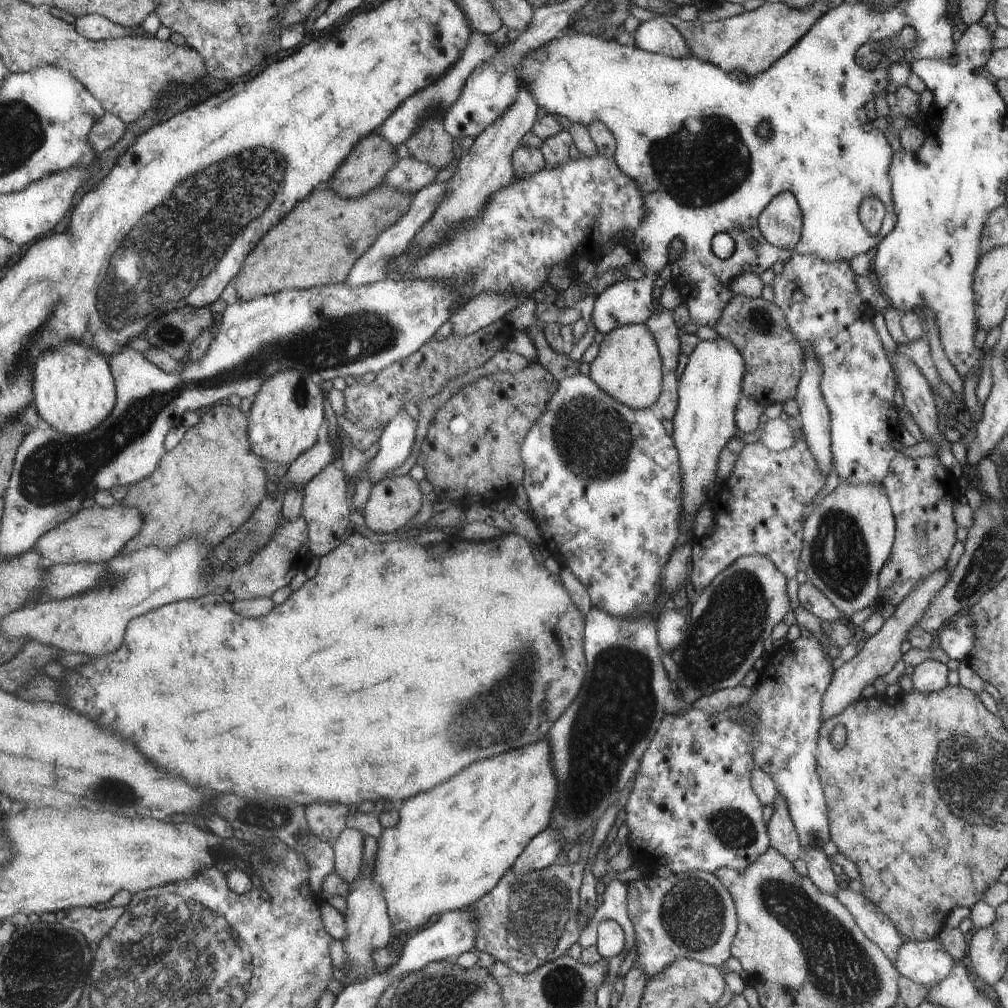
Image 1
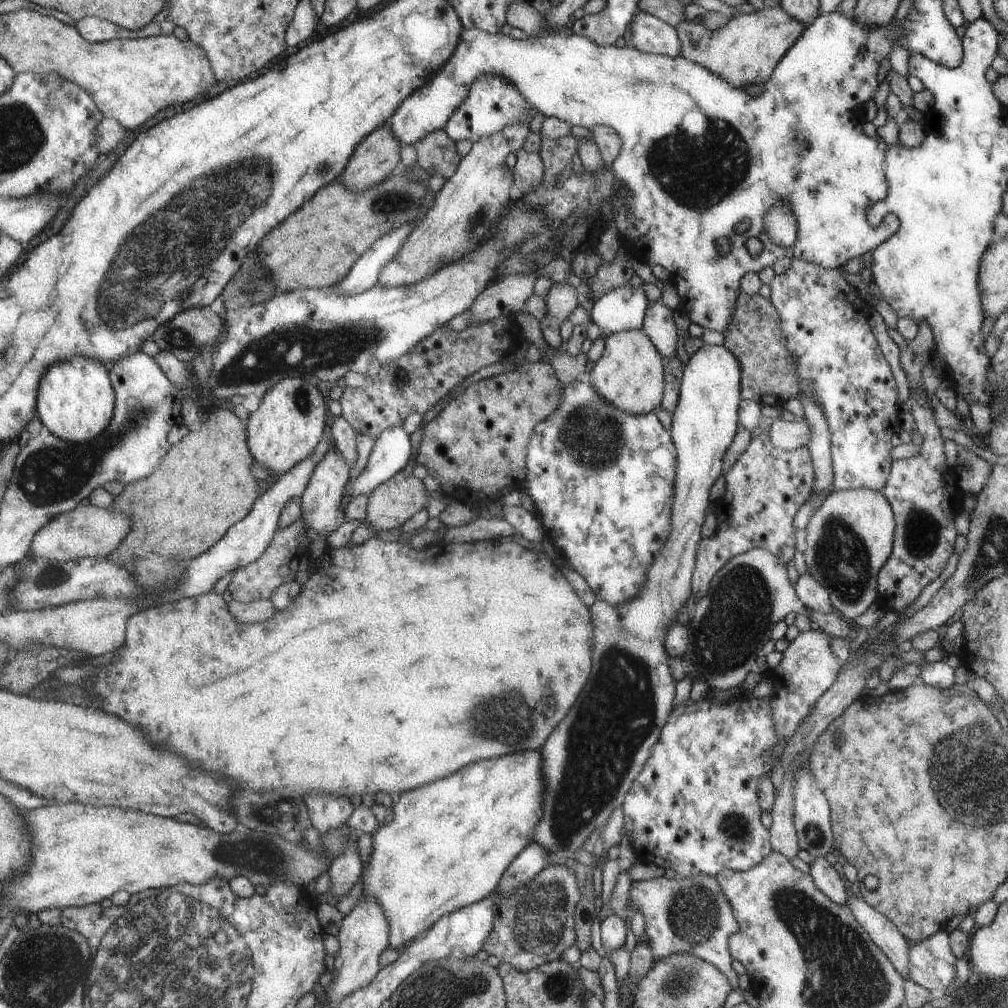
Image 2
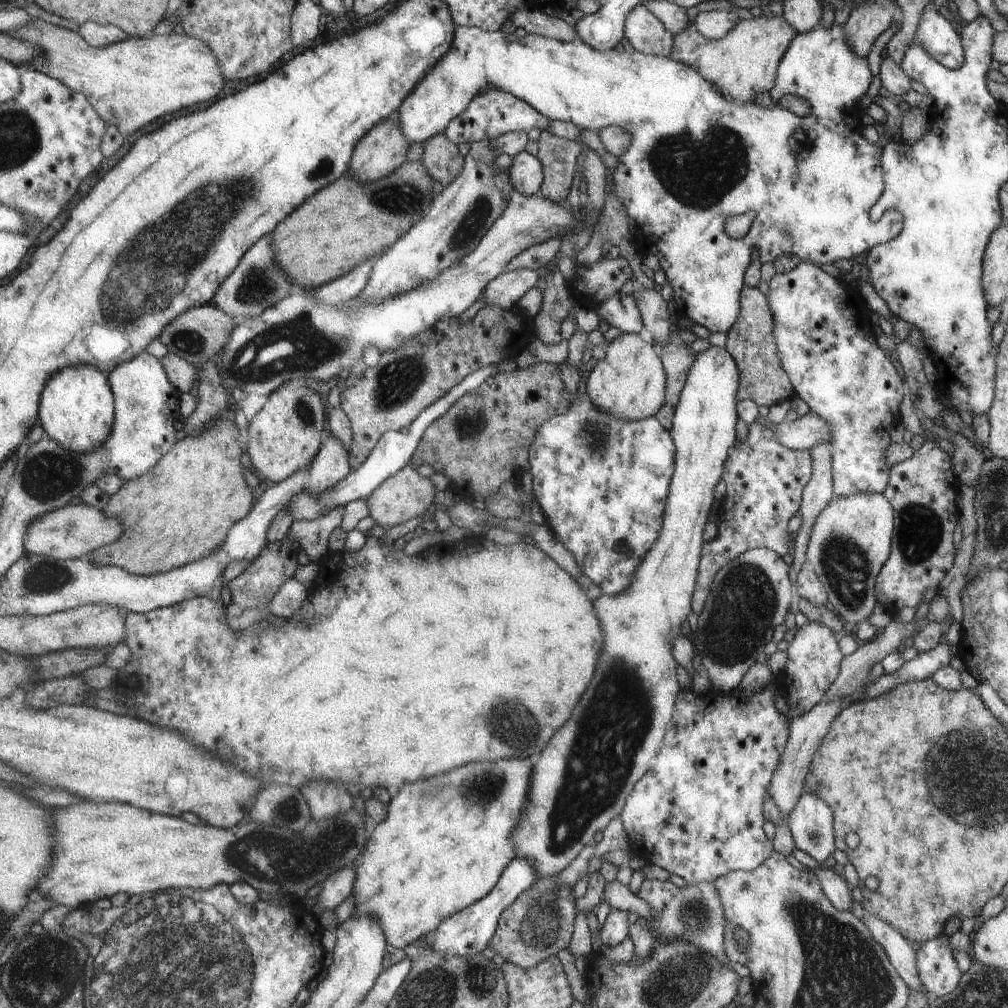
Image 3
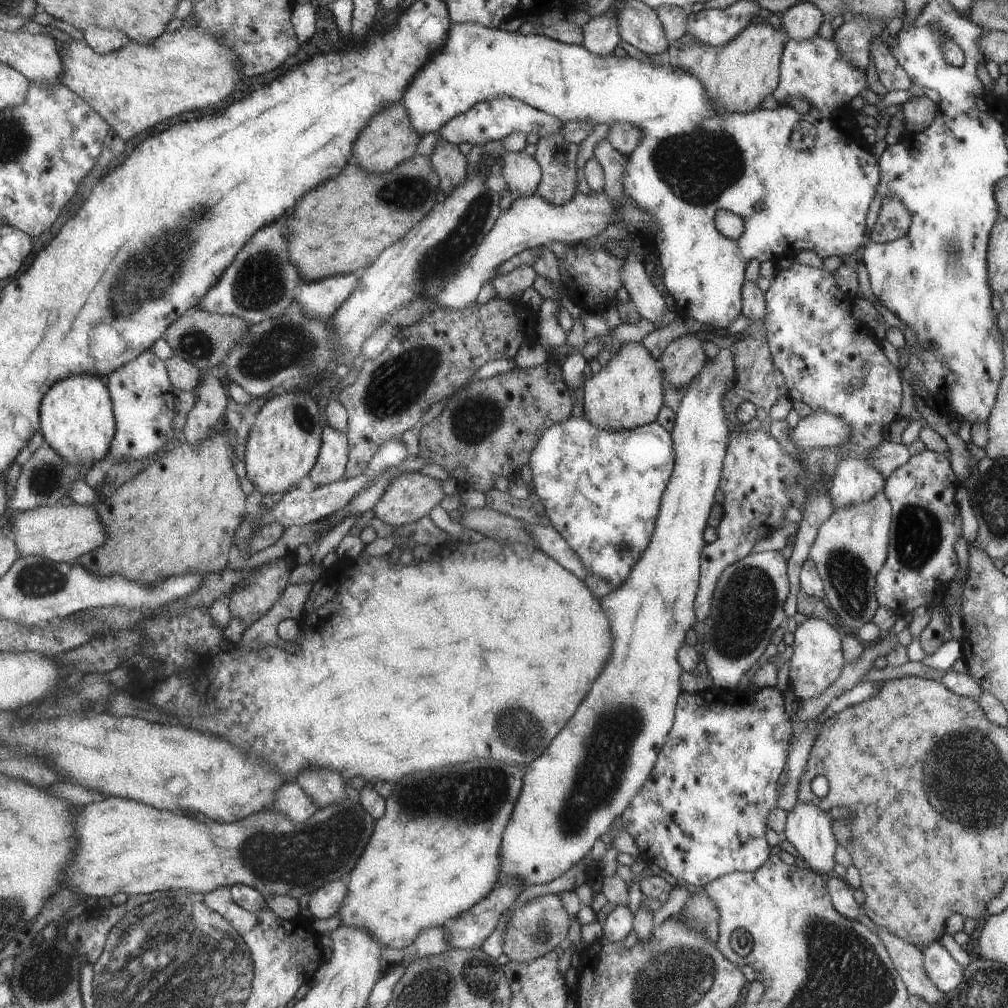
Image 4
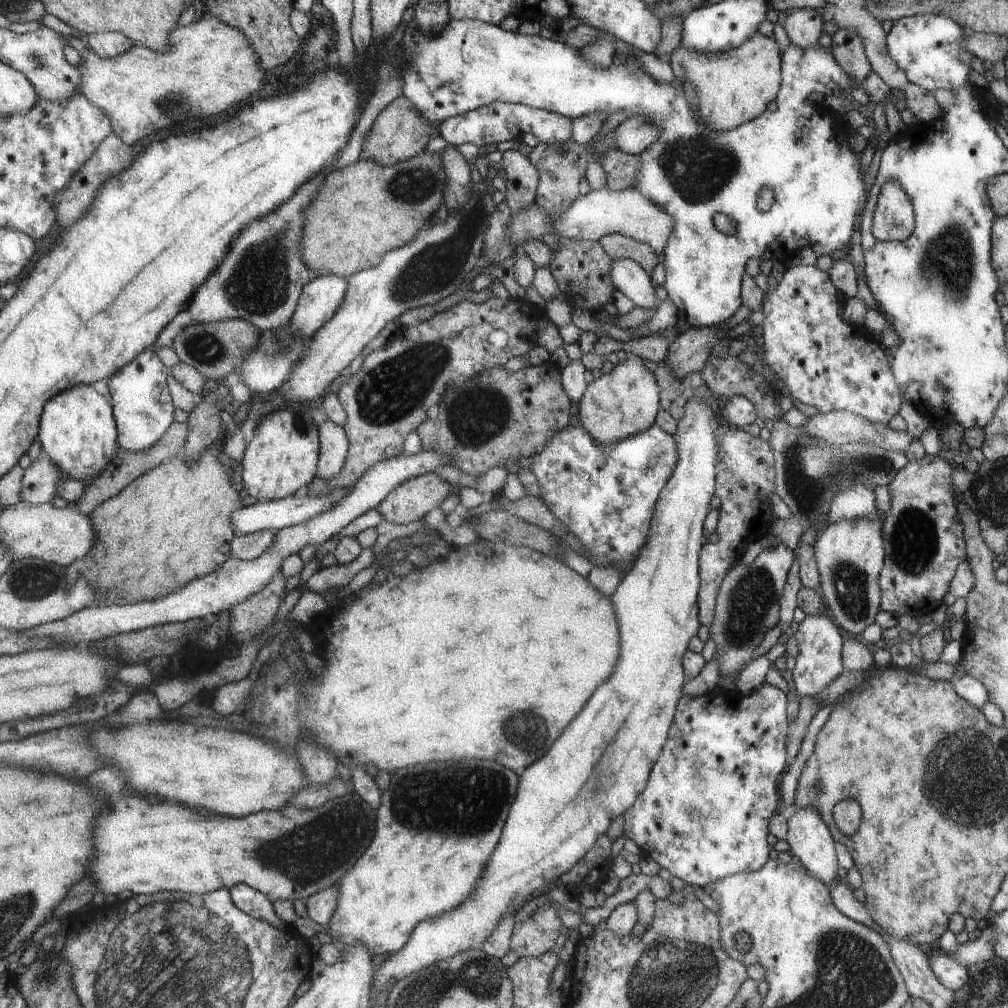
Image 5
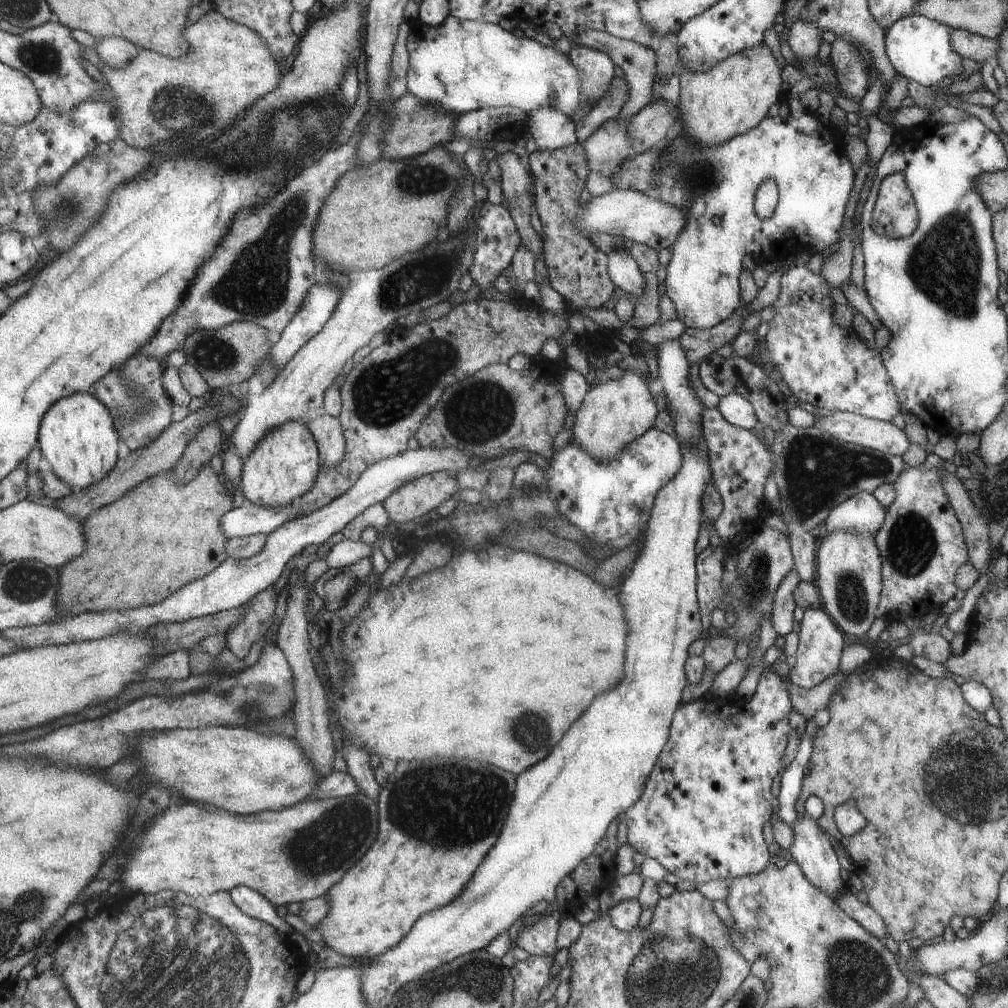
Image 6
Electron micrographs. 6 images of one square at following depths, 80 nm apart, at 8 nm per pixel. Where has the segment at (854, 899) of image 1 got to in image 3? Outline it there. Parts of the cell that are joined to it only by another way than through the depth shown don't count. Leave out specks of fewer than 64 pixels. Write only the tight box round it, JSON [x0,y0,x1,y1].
[862,912,934,1001]

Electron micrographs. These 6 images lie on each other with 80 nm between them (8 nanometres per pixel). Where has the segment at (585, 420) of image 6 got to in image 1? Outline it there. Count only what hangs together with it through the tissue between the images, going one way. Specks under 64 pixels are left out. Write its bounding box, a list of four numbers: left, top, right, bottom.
[588,322,663,409]

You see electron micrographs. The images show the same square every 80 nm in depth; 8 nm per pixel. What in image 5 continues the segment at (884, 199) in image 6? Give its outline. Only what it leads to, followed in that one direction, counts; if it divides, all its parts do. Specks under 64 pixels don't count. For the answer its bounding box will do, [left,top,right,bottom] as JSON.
[881,182,914,242]

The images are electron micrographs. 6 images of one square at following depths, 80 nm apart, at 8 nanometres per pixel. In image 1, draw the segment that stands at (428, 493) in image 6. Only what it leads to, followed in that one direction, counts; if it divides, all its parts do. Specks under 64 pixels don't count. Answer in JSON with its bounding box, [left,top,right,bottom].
[364,473,424,532]

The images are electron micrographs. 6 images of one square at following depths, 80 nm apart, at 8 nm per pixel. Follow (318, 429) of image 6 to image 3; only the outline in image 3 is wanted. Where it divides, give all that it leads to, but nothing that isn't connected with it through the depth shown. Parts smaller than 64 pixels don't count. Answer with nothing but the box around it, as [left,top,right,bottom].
[305,434,351,496]

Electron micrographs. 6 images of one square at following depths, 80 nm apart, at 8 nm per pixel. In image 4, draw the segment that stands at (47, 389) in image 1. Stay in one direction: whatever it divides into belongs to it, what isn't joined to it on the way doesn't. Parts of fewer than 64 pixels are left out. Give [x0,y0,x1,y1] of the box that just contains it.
[40,375,116,467]

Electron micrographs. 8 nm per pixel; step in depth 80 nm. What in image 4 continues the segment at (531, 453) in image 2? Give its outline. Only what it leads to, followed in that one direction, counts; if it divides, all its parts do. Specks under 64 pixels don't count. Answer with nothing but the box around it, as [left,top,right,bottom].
[527,416,675,590]

